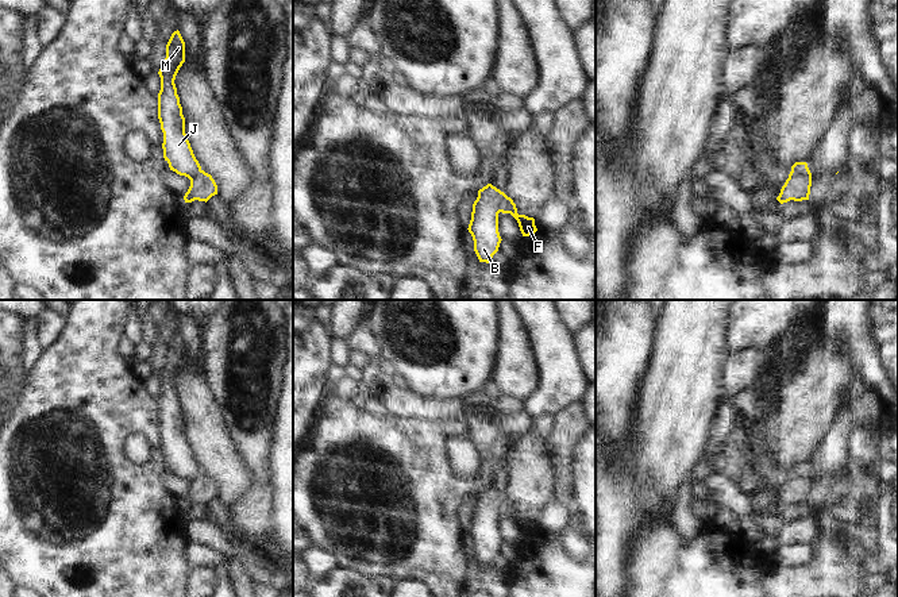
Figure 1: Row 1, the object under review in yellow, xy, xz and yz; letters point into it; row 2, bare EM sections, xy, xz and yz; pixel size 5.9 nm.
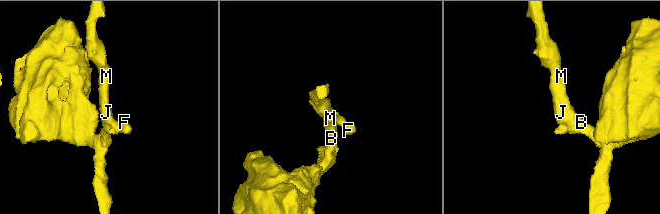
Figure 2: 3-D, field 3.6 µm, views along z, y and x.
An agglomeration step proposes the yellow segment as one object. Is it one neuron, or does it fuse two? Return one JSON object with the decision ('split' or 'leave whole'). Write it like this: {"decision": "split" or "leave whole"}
{"decision": "split"}

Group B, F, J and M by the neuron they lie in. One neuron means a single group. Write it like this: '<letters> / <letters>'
B J M / F

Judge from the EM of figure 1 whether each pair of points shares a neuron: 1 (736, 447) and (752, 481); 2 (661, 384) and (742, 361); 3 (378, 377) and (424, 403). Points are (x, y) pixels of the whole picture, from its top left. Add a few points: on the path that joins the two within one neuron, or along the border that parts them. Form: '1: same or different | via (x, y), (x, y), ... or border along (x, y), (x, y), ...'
1: same | via (737, 455), (737, 465), (744, 473)
2: different | border along (728, 353), (724, 361), (723, 395), (720, 397)
3: same | via (389, 389), (403, 403), (412, 403)

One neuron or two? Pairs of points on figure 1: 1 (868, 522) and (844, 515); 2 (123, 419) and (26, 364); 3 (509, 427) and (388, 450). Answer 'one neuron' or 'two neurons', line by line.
1: one neuron
2: two neurons
3: two neurons

